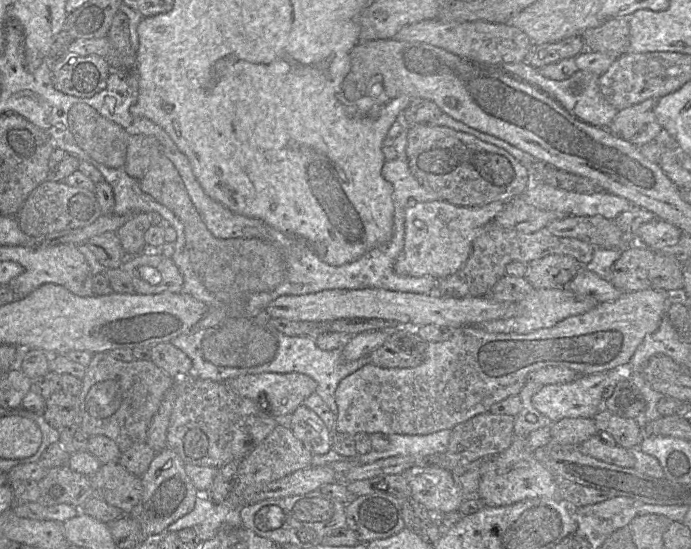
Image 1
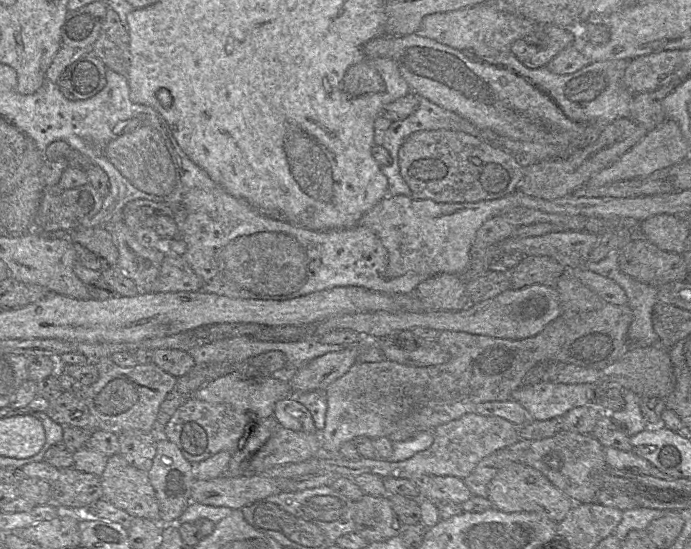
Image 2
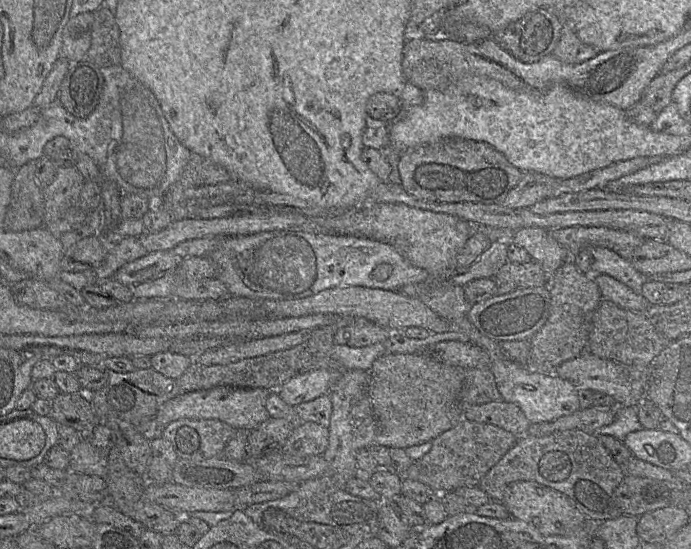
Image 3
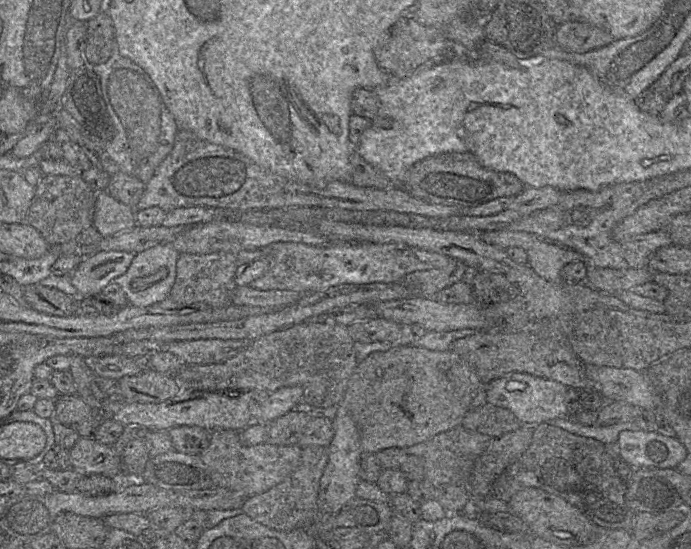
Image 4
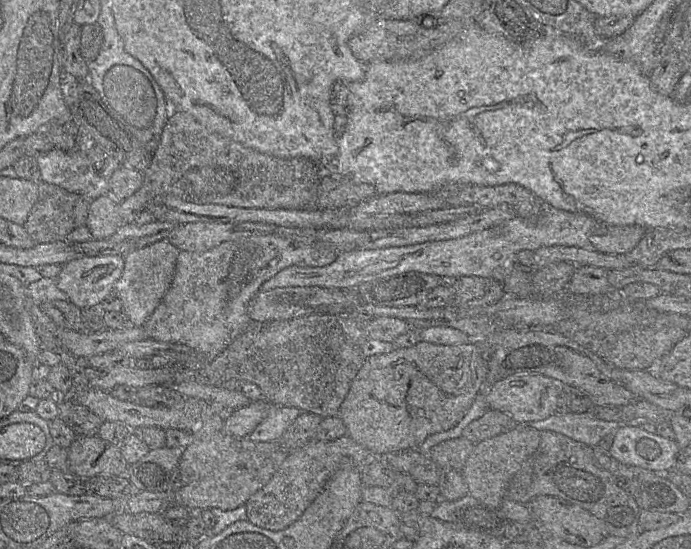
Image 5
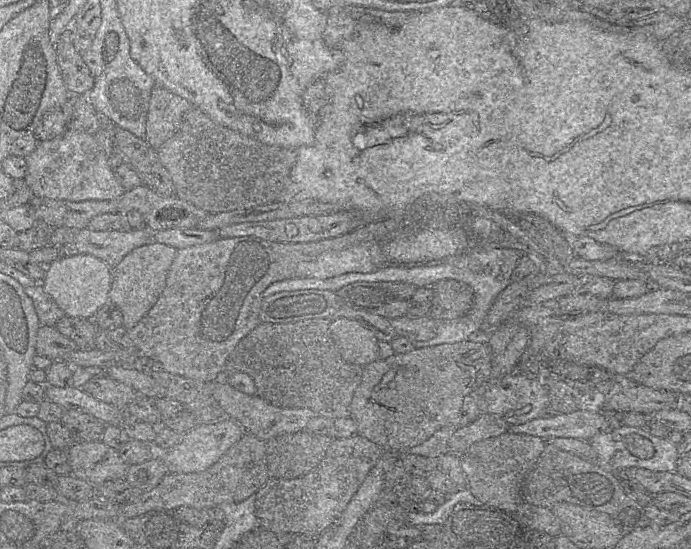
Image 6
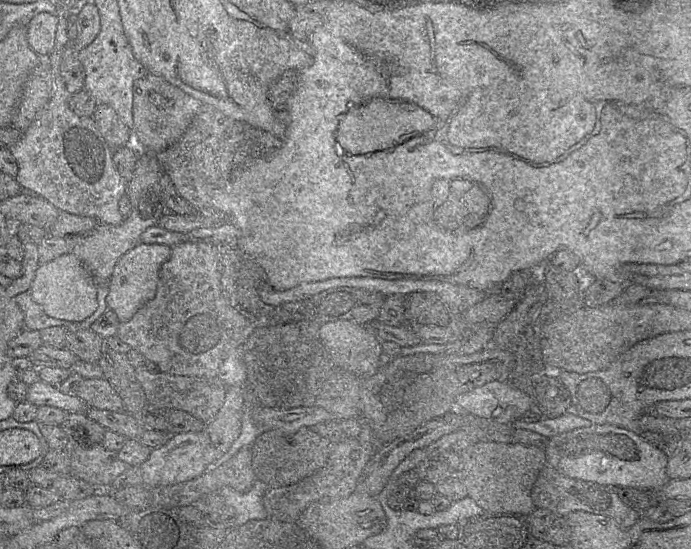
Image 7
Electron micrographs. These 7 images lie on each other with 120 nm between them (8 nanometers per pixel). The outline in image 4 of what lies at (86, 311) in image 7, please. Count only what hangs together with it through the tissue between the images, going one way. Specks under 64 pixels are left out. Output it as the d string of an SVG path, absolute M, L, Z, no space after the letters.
M100 251L82 259L70 274L71 283L78 295L92 297L116 277L123 275L131 265L135 254L124 251Z

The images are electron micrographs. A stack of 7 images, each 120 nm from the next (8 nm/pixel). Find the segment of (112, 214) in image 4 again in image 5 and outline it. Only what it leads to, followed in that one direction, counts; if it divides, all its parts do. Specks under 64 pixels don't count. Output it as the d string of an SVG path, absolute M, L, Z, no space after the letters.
M106 194L90 202L85 225L94 240L107 239L125 225L120 214L120 202Z

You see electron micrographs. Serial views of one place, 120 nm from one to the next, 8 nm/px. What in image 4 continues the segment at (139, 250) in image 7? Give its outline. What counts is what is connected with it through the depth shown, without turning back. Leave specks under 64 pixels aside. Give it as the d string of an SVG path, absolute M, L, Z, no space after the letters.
M172 243L160 244L135 254L128 270L113 281L125 292L129 304L147 307L161 302L167 297L174 285L177 271L177 260L180 253Z

